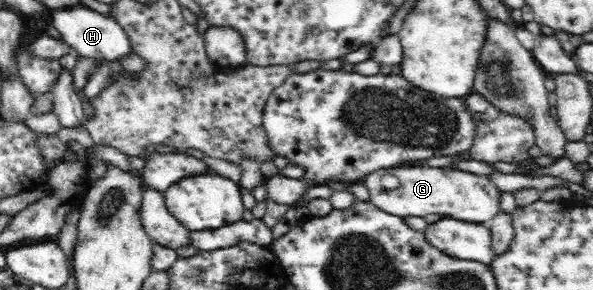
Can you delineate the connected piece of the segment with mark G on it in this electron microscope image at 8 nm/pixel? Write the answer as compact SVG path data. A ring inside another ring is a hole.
M406 164L399 167L378 169L366 175L361 182L369 192L369 198L379 210L398 217L422 217L430 214L442 218L468 221L469 223L488 224L491 218L502 212L499 188L487 177L464 172L454 167L432 168L420 164ZM382 176L396 176L397 188L386 188Z

